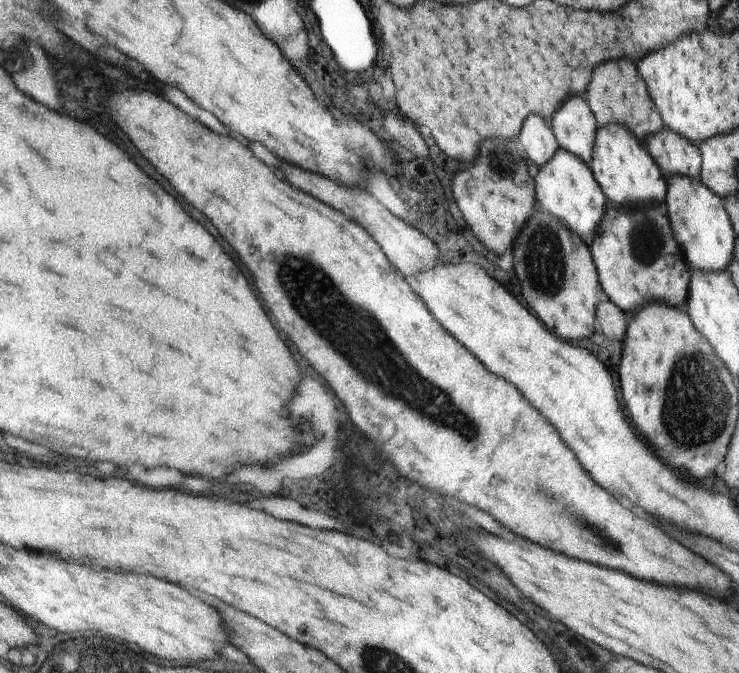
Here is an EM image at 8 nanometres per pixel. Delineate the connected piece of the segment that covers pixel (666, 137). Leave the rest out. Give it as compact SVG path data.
M662 128L658 134L648 136L644 144L650 144L654 162L662 168L666 178L686 176L692 180L700 178L700 148L690 144L686 138Z

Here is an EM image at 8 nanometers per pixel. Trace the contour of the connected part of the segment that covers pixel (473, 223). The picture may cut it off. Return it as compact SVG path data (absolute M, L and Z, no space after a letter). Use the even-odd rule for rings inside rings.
M490 138L486 144L482 144L482 152L478 152L478 160L468 170L458 170L452 178L454 186L454 198L470 224L472 232L482 240L482 244L502 254L516 238L518 230L528 224L534 216L534 180L528 174L526 160L512 162L508 156L508 146L512 140L502 138ZM502 150L502 152L496 152Z

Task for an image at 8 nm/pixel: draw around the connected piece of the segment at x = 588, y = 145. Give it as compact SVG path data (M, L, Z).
M585 94L566 100L566 104L560 106L558 116L552 116L551 127L559 148L572 152L582 162L590 164L600 126L594 112L589 108Z

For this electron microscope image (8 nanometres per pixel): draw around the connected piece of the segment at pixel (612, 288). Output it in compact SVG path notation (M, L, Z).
M611 204L602 218L601 231L590 250L602 291L610 302L624 312L636 314L644 304L668 304L684 308L687 304L690 270L685 256L680 254L670 228L669 214L664 204L638 204L634 208L620 208Z

